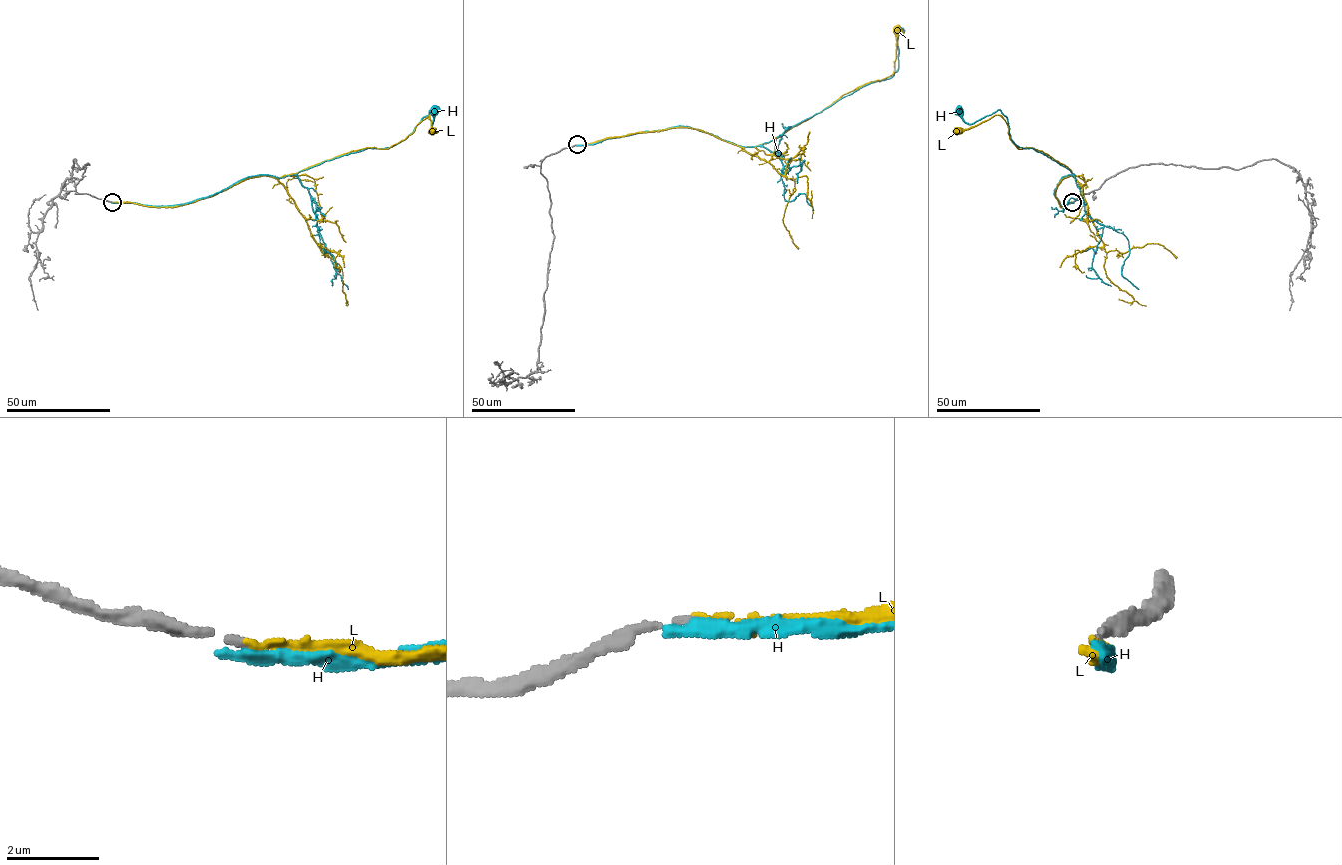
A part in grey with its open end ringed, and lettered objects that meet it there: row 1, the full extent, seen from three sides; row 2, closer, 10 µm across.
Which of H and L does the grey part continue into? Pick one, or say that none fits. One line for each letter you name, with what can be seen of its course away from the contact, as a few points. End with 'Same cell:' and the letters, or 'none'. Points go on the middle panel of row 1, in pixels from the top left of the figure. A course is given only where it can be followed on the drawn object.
L: it runs (577, 144), (690, 127), (739, 146), (766, 143), (844, 94), (890, 76), (895, 60), (897, 29)
Same cell: L

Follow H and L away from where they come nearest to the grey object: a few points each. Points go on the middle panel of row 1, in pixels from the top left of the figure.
H: (577, 144), (686, 126), (739, 145), (760, 146), (861, 87), (890, 78), (898, 69), (898, 31)
L: (577, 144), (690, 127), (739, 146), (766, 143), (844, 94), (890, 76), (895, 60), (897, 29)

